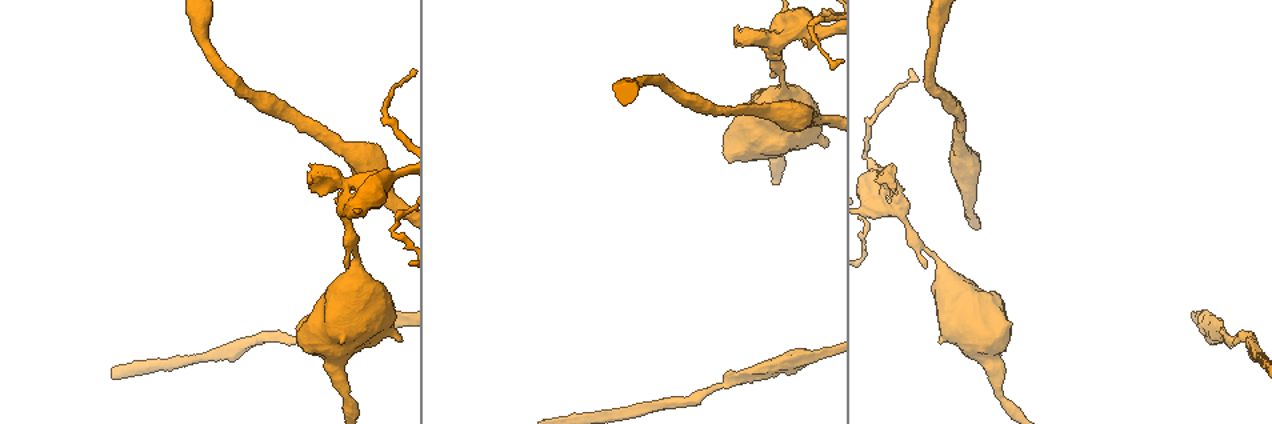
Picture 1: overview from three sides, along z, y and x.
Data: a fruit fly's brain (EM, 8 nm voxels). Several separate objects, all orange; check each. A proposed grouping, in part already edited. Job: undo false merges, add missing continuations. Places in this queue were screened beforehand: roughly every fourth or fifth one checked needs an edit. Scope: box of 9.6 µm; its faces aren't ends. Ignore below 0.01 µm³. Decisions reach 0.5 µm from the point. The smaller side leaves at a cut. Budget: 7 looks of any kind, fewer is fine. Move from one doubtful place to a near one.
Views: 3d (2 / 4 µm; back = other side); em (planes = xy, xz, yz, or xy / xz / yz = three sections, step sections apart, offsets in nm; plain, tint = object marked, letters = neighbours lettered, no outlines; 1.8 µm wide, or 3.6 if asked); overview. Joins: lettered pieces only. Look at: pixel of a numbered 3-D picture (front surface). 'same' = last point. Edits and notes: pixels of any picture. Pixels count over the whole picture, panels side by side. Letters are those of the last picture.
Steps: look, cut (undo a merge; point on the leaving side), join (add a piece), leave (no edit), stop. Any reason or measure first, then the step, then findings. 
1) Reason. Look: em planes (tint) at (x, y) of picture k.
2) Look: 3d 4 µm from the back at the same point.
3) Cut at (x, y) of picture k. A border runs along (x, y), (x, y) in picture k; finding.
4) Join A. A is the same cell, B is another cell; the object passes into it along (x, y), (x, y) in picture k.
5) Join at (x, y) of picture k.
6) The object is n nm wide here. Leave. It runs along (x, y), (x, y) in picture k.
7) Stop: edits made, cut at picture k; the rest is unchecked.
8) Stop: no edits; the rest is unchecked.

Thin end. Look: em planes (tint) at (925, 267) of picture 1.

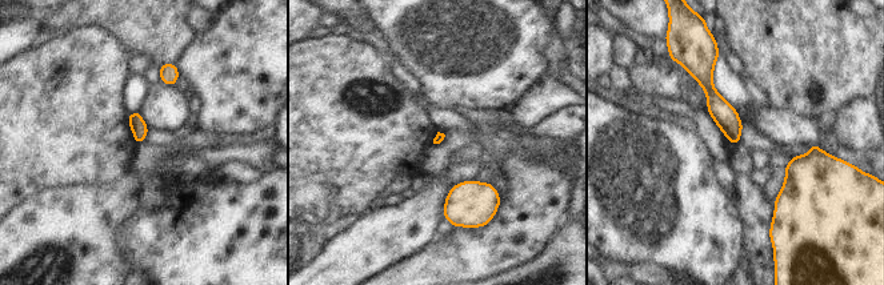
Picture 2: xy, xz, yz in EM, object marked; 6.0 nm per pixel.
Look: em planes (letters) at the same point.

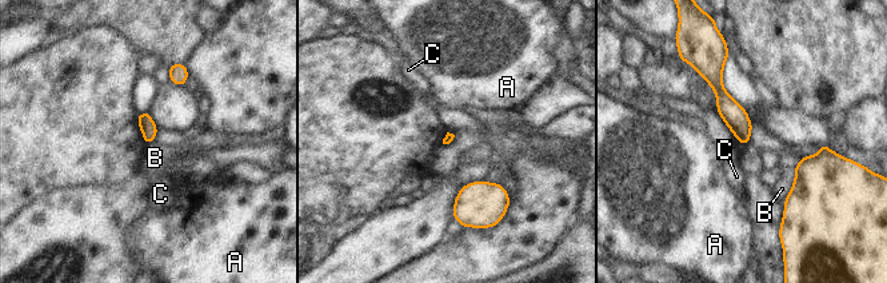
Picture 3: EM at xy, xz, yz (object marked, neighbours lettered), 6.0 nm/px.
Leave. A, B and C are other cells; it runs along (718, 66), (718, 90), (744, 140) in picture 3; no lettered piece goes on from it.

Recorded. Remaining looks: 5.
Branch stops here. Look: 3d 4 µm at (1003, 347) of picture 1.

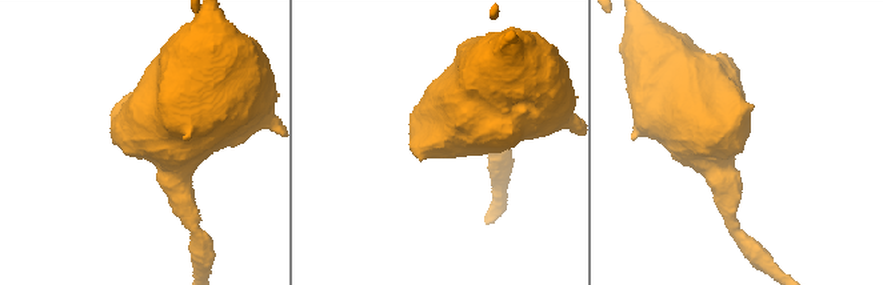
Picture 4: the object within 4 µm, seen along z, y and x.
Shape alone is not enough. Look: em 3.6 µm xy step 4 (tint) at (743, 146) of picture 4.

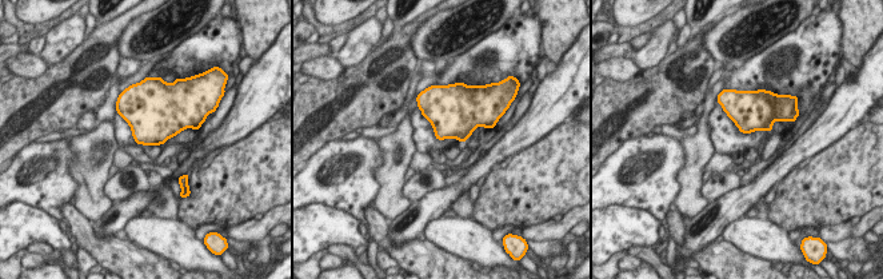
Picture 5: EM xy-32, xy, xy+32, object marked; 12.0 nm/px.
Another direction. Look: em 3.6 µm planes (letters) at the same point.

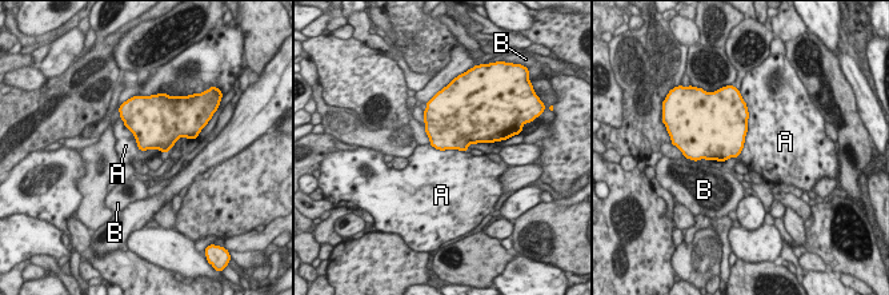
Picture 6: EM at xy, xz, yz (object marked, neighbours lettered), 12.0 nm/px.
Leave. A and B are other cells; a border runs along (120, 118), (139, 148), (165, 152) in picture 6; no lettered piece goes on from it.

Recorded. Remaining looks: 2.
Sudden change in width. Look: em planes (tint) at (814, 357) of picture 1.

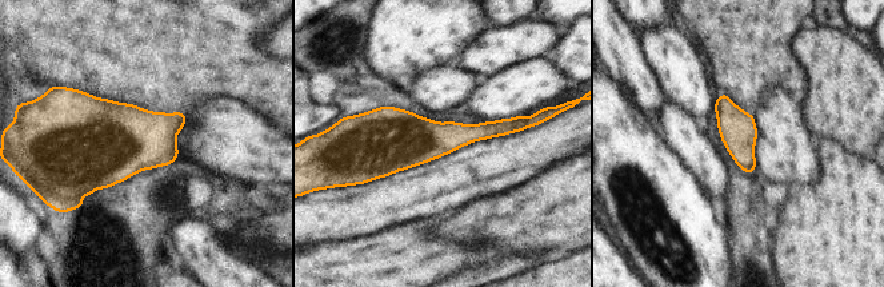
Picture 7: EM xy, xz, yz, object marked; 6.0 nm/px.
Look: em planes (letters) at the same point.

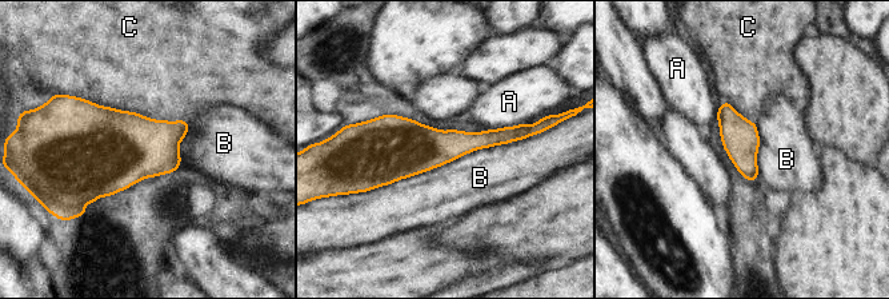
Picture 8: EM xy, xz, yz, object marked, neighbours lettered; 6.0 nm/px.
Leave. A, B and C are other cells; a border runs along (536, 132), (472, 150), (363, 192) in picture 8; one cell here.

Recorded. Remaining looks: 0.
Stop: no edits; the rest is unchecked.

